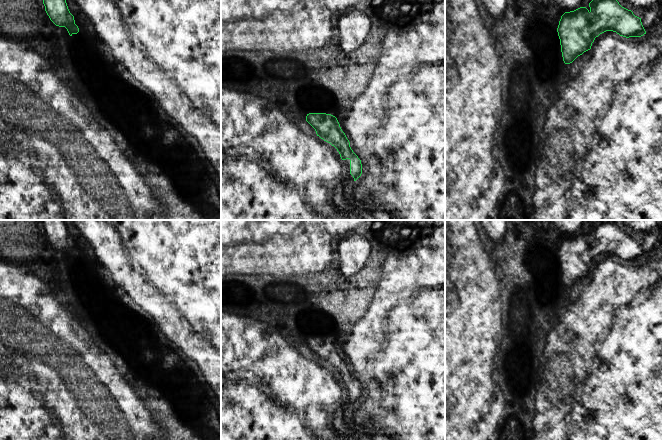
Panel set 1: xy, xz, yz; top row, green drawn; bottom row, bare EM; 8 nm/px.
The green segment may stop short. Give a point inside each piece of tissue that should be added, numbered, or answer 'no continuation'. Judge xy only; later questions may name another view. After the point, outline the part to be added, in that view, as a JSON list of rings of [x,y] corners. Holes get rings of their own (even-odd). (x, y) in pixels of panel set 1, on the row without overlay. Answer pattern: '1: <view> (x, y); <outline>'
no continuation

